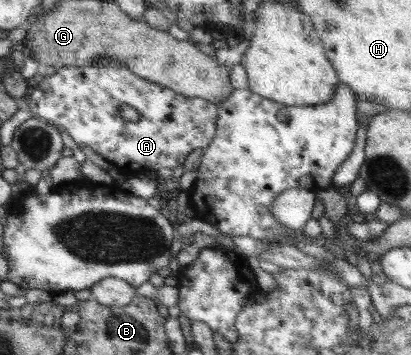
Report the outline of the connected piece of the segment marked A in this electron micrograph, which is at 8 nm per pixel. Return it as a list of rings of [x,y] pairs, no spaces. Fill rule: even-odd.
[[[110,57],[100,58],[92,65],[64,66],[50,76],[41,73],[32,83],[24,102],[30,108],[32,118],[54,126],[61,134],[68,132],[76,144],[90,146],[116,168],[130,168],[131,175],[146,174],[160,168],[173,169],[182,165],[190,152],[198,148],[206,150],[215,134],[218,116],[218,107],[212,102],[184,96],[171,88],[143,79]],[[122,104],[132,106],[140,114],[140,119],[134,122],[125,120],[118,113]]]

